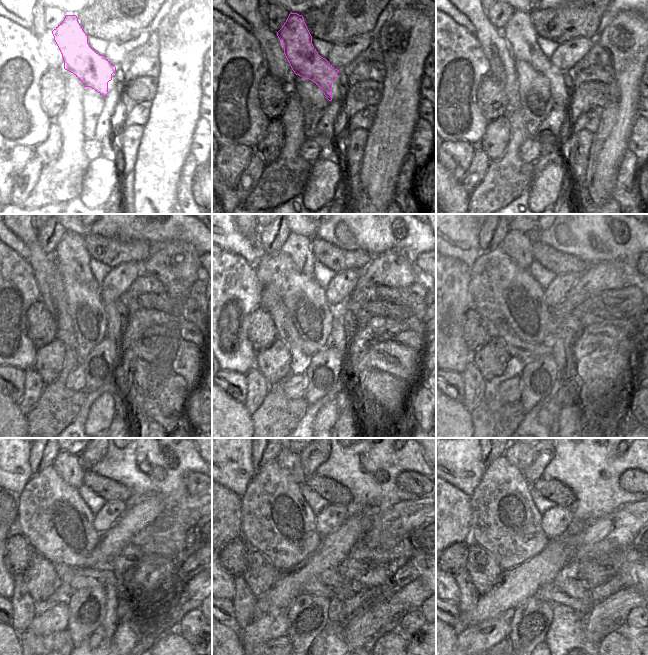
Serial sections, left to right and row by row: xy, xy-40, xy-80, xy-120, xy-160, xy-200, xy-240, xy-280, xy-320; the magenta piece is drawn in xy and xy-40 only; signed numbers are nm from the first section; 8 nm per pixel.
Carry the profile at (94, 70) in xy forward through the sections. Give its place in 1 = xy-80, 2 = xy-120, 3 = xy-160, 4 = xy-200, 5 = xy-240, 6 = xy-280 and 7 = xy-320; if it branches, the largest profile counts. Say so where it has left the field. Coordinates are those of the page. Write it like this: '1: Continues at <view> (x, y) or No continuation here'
1: Continues at xy-80 (519, 33)
2: Continues at xy-120 (71, 252)
3: Continues at xy-160 (297, 247)
4: Continues at xy-200 (517, 245)
5: Continues at xy-240 (68, 466)
6: Continues at xy-280 (289, 461)
7: Continues at xy-320 (517, 458).

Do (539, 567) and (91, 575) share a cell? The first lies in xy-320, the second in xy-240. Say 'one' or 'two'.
two

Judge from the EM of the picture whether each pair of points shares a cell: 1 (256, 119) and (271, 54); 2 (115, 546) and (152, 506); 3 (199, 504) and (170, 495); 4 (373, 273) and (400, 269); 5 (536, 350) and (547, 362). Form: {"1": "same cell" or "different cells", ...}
{"1": "different cells", "2": "same cell", "3": "different cells", "4": "same cell", "5": "different cells"}

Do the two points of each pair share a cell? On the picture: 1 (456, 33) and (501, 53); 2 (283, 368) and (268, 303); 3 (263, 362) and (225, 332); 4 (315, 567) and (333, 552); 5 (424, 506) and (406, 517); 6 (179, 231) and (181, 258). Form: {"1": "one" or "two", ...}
{"1": "two", "2": "two", "3": "two", "4": "one", "5": "one", "6": "two"}

